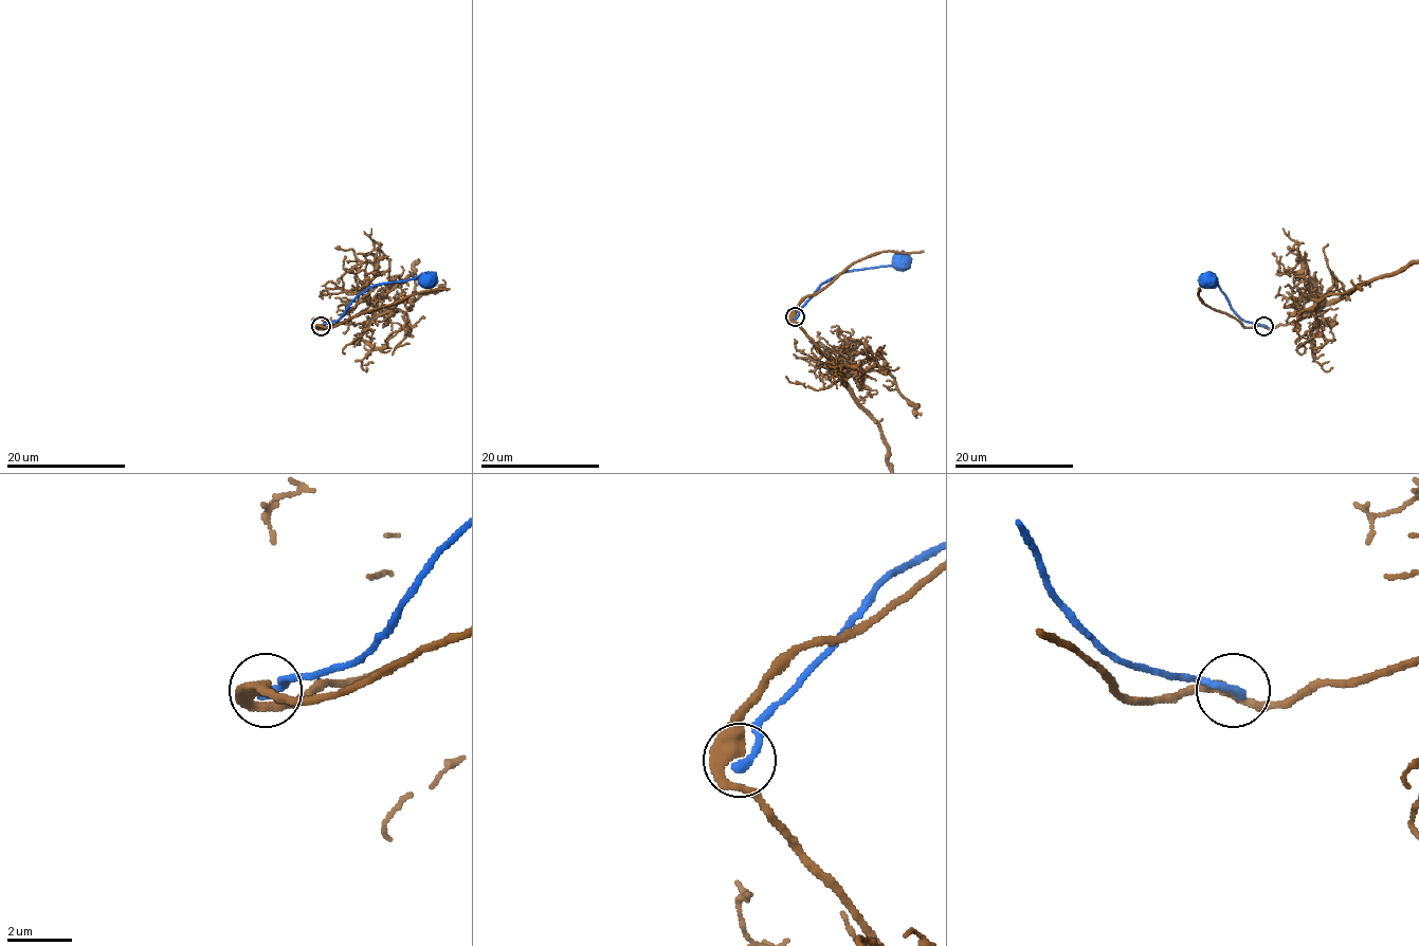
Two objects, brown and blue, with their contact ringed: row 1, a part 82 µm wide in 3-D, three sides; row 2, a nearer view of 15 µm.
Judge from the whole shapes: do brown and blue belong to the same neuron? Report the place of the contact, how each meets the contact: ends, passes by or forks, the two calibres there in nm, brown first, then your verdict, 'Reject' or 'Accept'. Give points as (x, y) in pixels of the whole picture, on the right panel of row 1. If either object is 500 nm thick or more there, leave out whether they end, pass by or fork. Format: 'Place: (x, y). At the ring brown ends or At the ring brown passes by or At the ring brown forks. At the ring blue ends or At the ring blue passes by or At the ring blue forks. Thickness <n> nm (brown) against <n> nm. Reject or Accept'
Place: (1263, 326). At the ring brown passes by. At the ring blue ends. Thickness 400 nm (brown) against 300 nm. Reject

